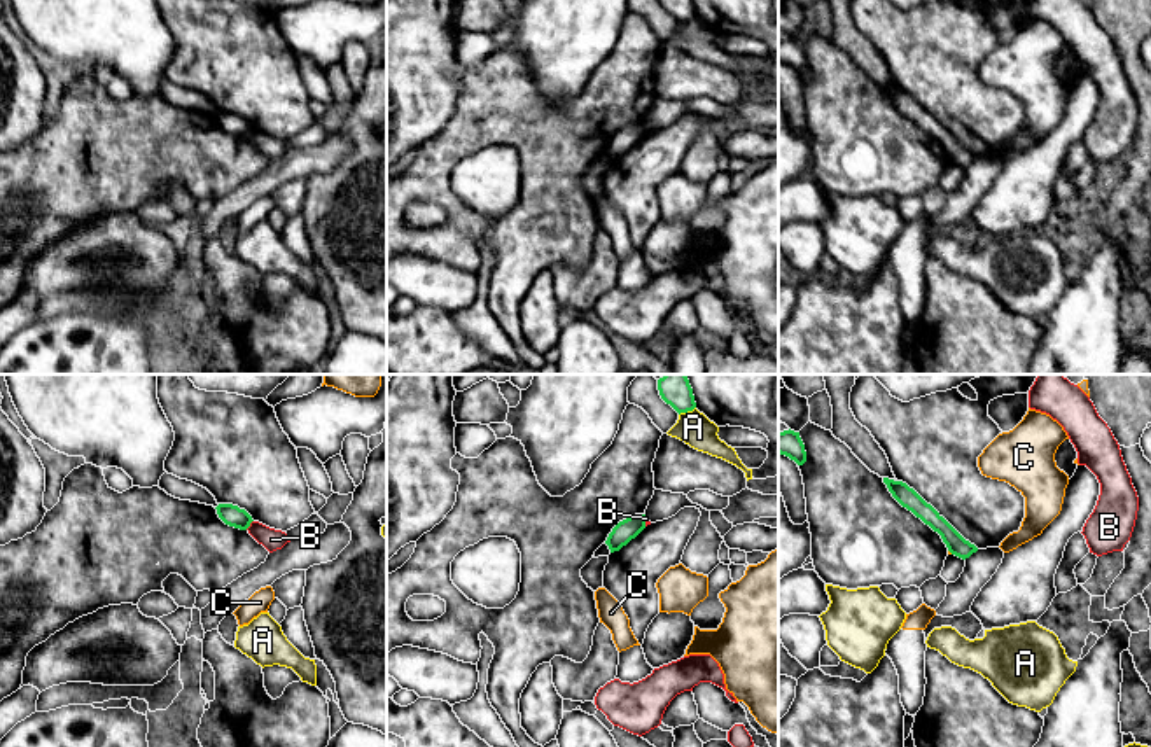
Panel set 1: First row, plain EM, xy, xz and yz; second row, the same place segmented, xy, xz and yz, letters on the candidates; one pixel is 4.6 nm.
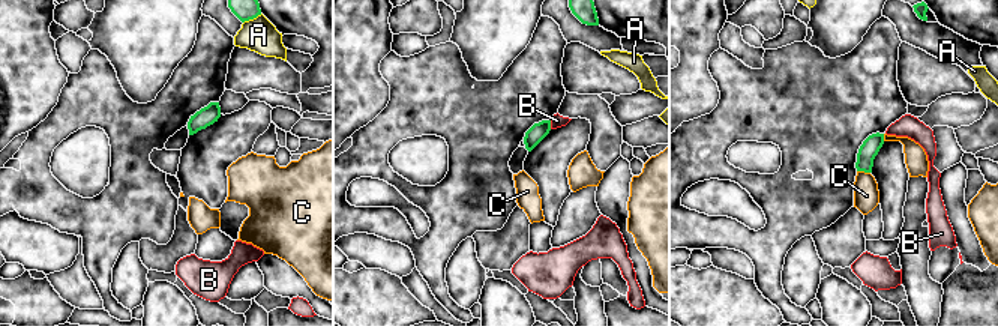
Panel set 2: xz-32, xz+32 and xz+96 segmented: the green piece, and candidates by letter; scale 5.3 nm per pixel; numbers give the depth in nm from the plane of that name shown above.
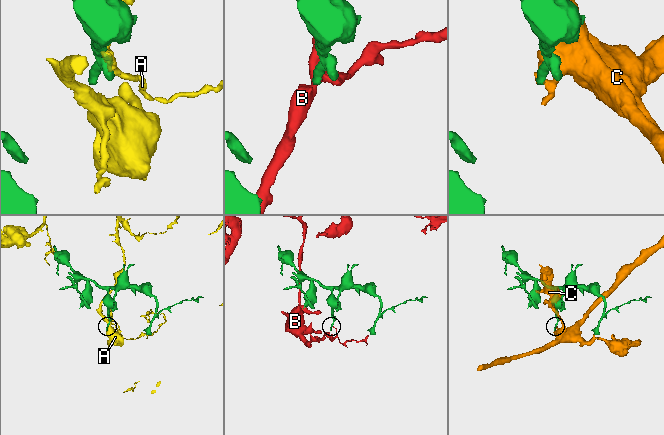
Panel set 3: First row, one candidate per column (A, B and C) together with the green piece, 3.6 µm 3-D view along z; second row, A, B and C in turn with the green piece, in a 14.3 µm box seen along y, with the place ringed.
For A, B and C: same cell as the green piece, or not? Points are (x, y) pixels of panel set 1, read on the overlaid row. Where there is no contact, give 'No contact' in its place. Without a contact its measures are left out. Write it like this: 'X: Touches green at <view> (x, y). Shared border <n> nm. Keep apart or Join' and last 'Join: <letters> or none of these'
A: Touches green at xz (686, 411). Shared border 90 nm. Keep apart
B: Touches green at xy (249, 525). Shared border 60 nm. Keep apart
C: Touches green at yz (950, 551). Shared border 30 nm. Keep apart
Join: none of these

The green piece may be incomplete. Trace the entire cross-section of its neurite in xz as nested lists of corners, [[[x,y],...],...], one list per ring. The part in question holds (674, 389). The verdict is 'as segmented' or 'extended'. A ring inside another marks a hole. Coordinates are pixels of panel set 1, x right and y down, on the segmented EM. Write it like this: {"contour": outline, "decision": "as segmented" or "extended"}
{"contour": [[[665,374],[658,380],[661,399],[679,415],[696,408],[693,388],[686,374]]], "decision": "as segmented"}

